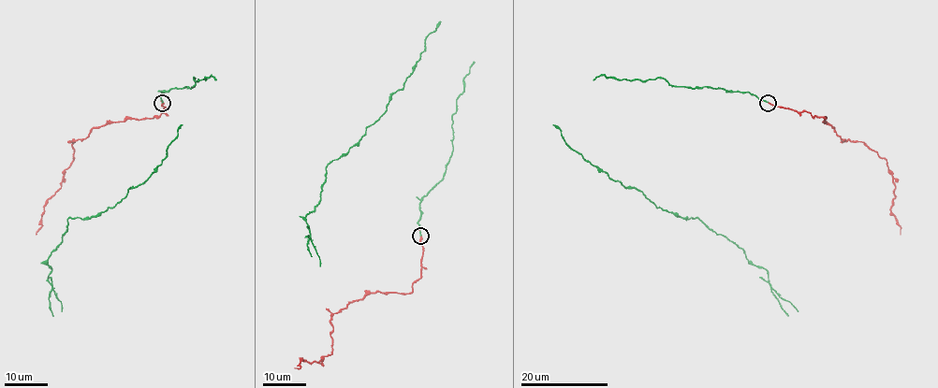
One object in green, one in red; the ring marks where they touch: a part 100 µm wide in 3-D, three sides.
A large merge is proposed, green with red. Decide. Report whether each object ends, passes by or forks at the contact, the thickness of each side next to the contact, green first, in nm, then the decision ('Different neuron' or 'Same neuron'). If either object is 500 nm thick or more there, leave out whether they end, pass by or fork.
At the ring green ends. At the ring red passes by. Thickness 200 nm (green) against 170 nm. Same neuron

